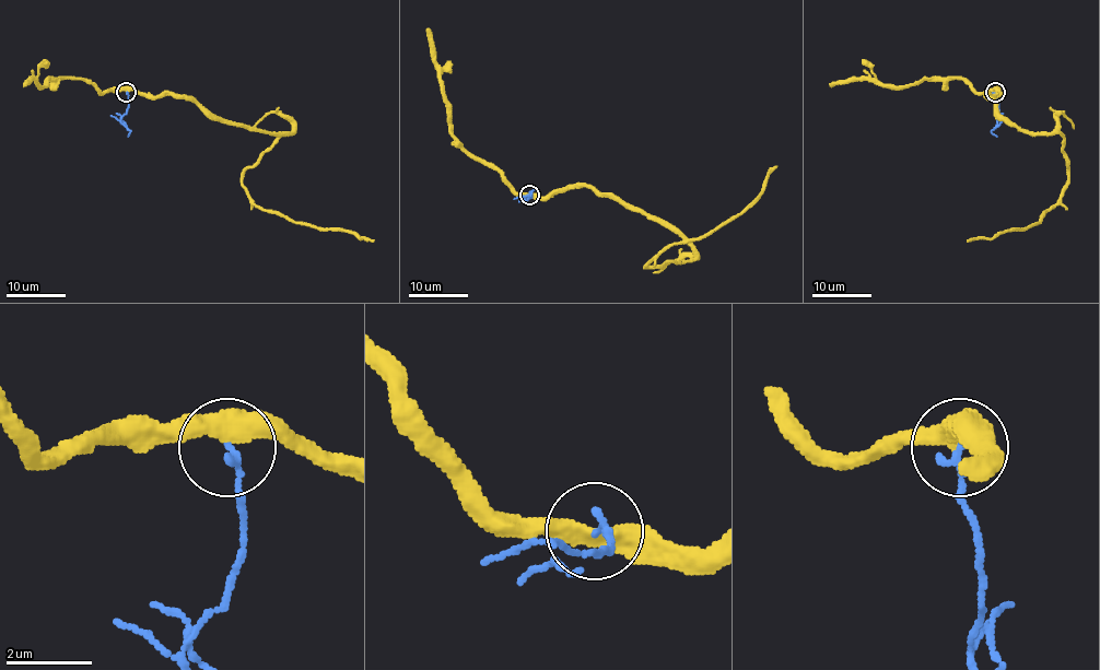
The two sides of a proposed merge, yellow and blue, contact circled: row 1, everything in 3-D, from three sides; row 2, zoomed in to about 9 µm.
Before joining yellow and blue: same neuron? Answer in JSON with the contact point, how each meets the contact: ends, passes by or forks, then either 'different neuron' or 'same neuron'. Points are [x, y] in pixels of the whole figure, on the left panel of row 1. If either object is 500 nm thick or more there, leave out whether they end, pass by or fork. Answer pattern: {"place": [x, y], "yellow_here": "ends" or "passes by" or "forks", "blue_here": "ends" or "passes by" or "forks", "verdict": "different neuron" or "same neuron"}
{"place": [126, 92], "yellow_here": "passes by", "blue_here": "ends", "verdict": "different neuron"}

